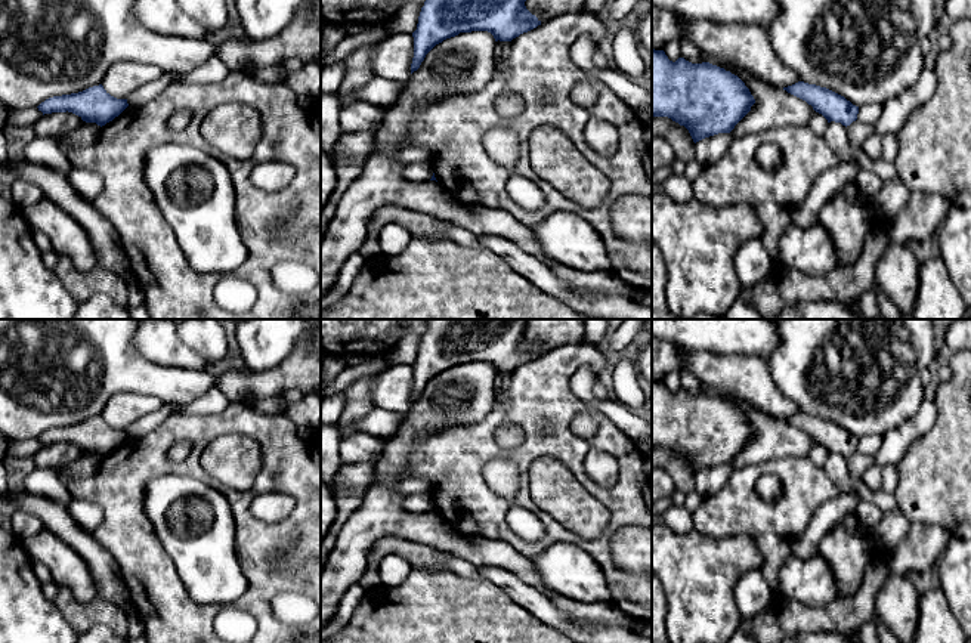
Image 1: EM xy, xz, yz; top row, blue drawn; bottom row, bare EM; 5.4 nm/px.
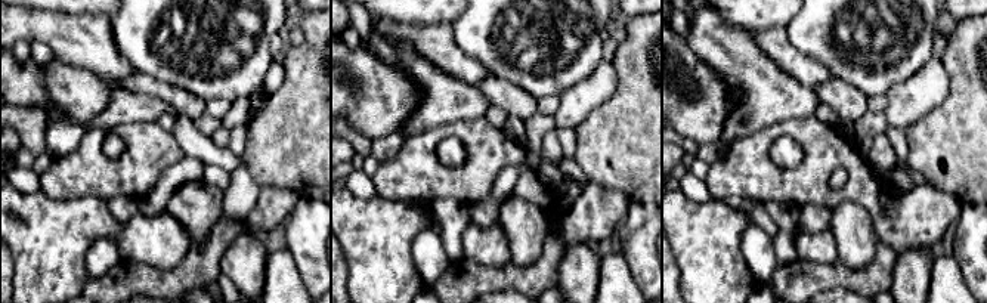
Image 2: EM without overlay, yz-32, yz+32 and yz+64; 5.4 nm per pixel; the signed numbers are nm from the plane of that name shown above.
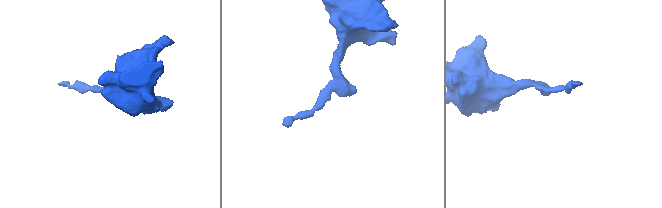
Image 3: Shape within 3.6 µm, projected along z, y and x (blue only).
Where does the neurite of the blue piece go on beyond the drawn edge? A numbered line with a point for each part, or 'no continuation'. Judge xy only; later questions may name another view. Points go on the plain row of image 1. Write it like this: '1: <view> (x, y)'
no continuation

